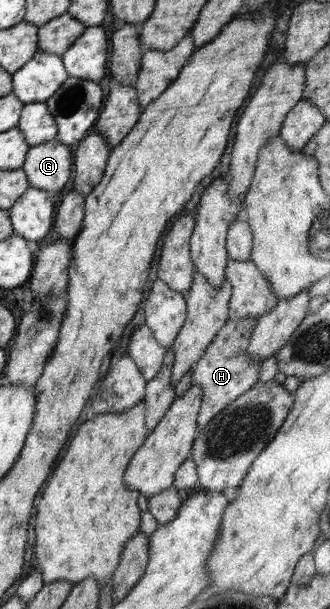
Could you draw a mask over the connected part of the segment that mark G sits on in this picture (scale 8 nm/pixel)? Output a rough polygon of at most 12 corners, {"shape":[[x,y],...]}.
{"shape":[[30,146],[21,168],[31,187],[54,194],[69,181],[68,146]]}

